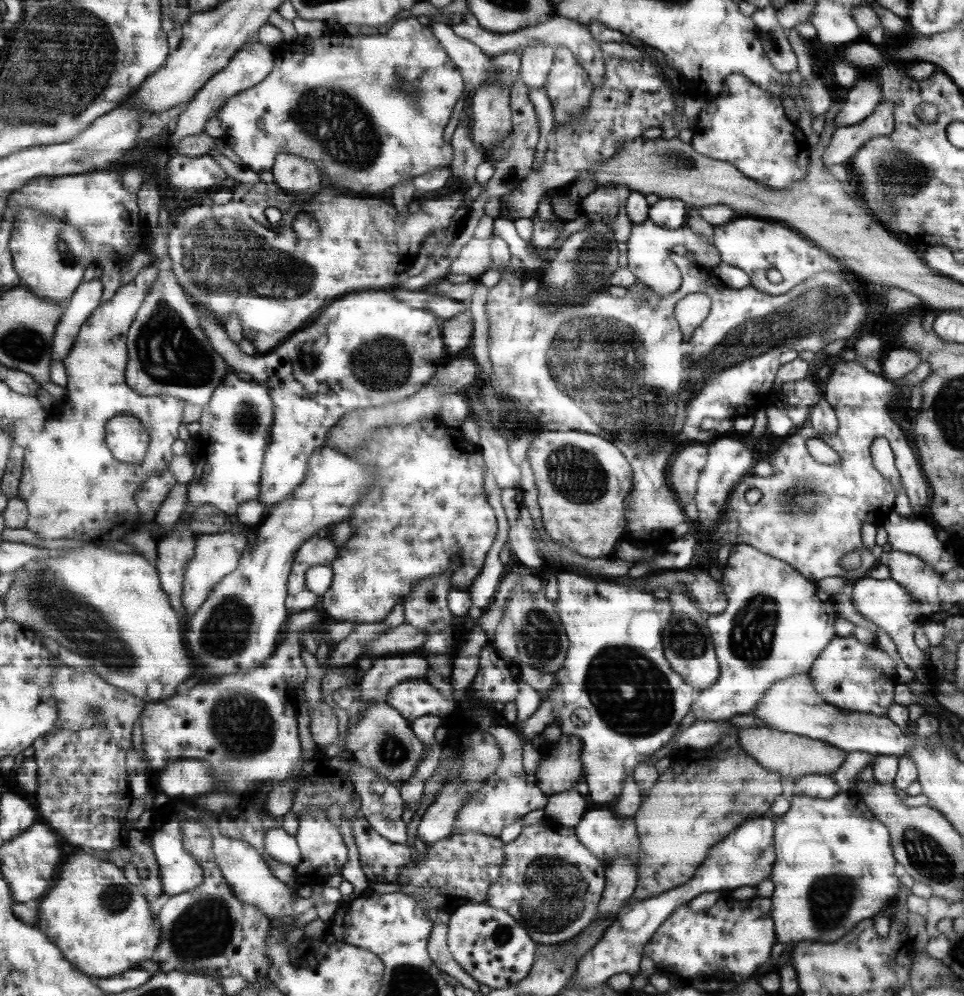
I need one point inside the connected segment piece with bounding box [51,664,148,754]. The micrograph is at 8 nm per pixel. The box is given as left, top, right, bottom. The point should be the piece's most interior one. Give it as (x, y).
(85, 700)

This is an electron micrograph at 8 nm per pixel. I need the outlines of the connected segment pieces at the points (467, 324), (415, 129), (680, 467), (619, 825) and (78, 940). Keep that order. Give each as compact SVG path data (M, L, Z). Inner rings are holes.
M468 309L453 318L442 320L441 332L444 335L445 348L449 350L450 357L471 345L472 320Z
M413 16L393 22L391 28L381 28L376 35L359 34L359 36L349 36L349 40L345 40L345 36L342 35L329 35L327 33L316 39L297 35L294 39L283 42L281 50L278 50L276 55L273 73L268 79L249 91L233 96L233 99L225 105L225 108L221 109L217 117L221 119L223 130L225 130L223 140L241 158L242 164L256 173L261 172L261 170L271 170L273 164L275 164L275 158L281 151L314 160L322 172L323 186L329 185L334 189L341 188L351 196L353 194L357 194L357 196L377 196L379 192L382 194L384 190L393 188L402 180L412 179L433 169L448 167L452 159L452 148L449 143L441 140L441 136L443 136L443 126L451 118L453 106L461 98L464 78L461 77L460 70L453 64L451 57L445 52L436 36L433 36L433 38L429 38L429 36L433 36L429 32L429 26L423 28ZM397 78L403 78L403 80L407 80L405 84L415 86L419 96L409 96L403 90L399 90L397 84L395 84Z
M691 444L684 446L669 465L669 484L672 484L681 507L694 500L696 480L706 458L705 446Z
M589 810L582 814L579 823L573 827L573 832L576 833L580 843L584 844L599 860L609 864L617 855L629 855L634 858L636 866L639 835L633 817L617 816L615 812L609 810Z
M69 852L64 864L61 882L41 904L39 928L45 928L45 932L49 932L49 940L53 940L53 944L65 952L65 958L73 960L81 972L89 972L89 976L97 978L111 978L139 969L141 962L152 959L157 945L162 941L162 928L143 890L131 884L125 878L123 869L115 863L99 860L91 854L81 856Z

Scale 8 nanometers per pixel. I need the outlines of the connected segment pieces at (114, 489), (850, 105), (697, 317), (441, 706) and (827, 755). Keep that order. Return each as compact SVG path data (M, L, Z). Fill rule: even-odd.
M169 235L155 238L159 242L153 244L157 260L146 266L129 284L121 284L115 294L108 301L101 303L85 322L73 351L64 361L69 373L68 396L57 401L55 407L45 409L49 416L45 422L45 430L27 446L25 458L21 462L23 476L19 480L19 494L15 497L23 501L29 510L26 528L37 533L42 540L69 539L84 543L99 540L109 545L121 542L127 534L131 534L142 524L136 499L137 491L154 472L167 471L169 464L175 458L173 444L175 440L179 440L179 428L184 422L185 407L188 402L168 394L141 396L141 393L129 386L126 379L129 360L128 334L136 319L137 311L140 310L152 284L160 274L157 264L168 255L168 237ZM121 415L139 418L150 432L152 438L150 449L141 464L134 465L117 460L108 447L107 423L114 416Z
M869 71L862 72L843 102L843 108L833 118L835 129L858 124L881 103L881 89L875 83L873 74Z
M692 292L685 295L679 302L676 302L676 322L680 325L680 331L685 337L703 322L703 319L710 311L710 300L706 294Z
M409 678L389 688L383 701L409 723L421 716L448 717L455 710L454 696L443 696L424 678Z
M767 726L738 729L737 736L739 736L740 747L765 769L781 776L791 776L793 779L803 775L829 775L839 768L846 756L841 749L822 743L820 740L779 732Z

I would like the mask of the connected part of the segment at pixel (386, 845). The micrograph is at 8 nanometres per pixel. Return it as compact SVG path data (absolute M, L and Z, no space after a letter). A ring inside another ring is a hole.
M357 810L351 822L358 859L368 882L391 884L398 879L398 872L412 860L410 845L397 846L375 833Z

